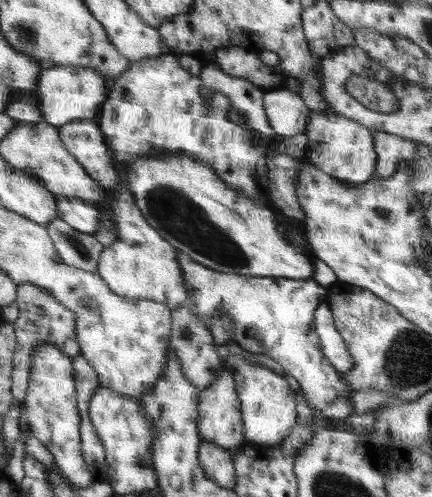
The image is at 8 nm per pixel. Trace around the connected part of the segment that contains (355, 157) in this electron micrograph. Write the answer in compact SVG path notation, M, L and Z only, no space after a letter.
M312 110L304 133L308 140L306 158L322 172L346 184L363 184L373 180L376 170L374 132L367 126L338 115L334 111L318 114Z

